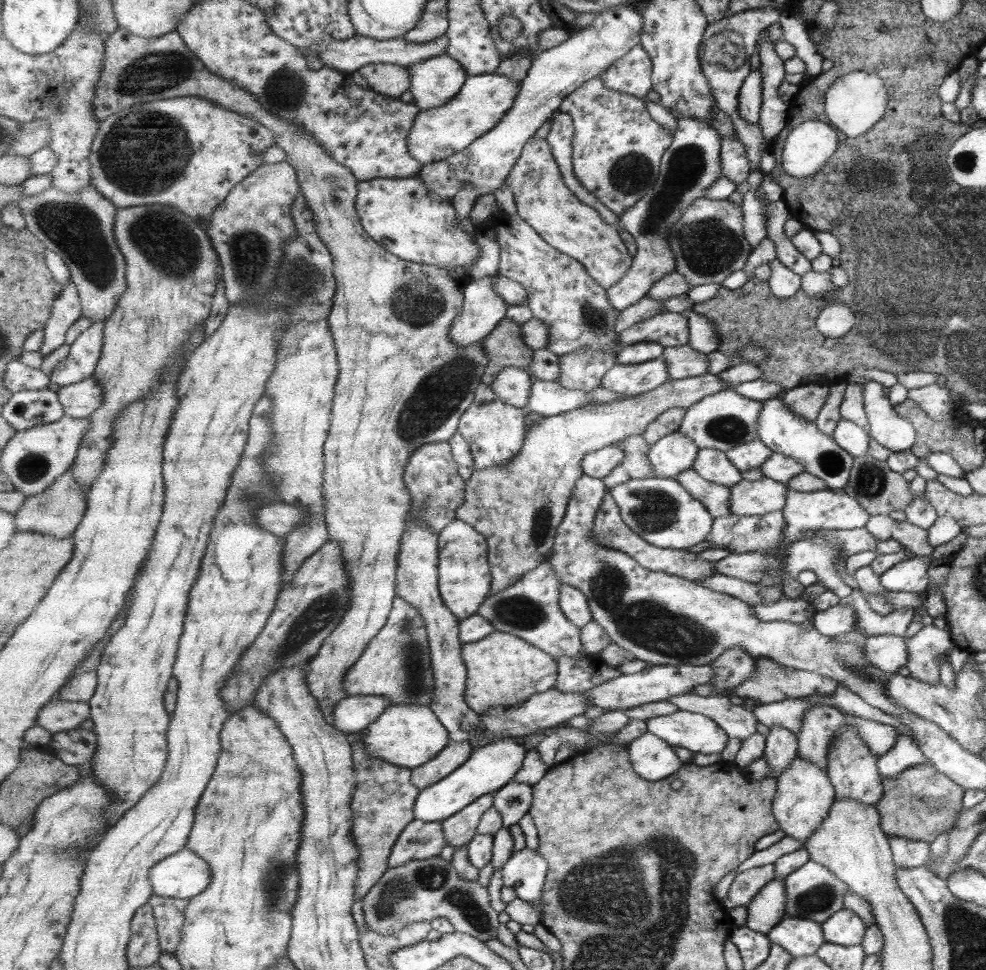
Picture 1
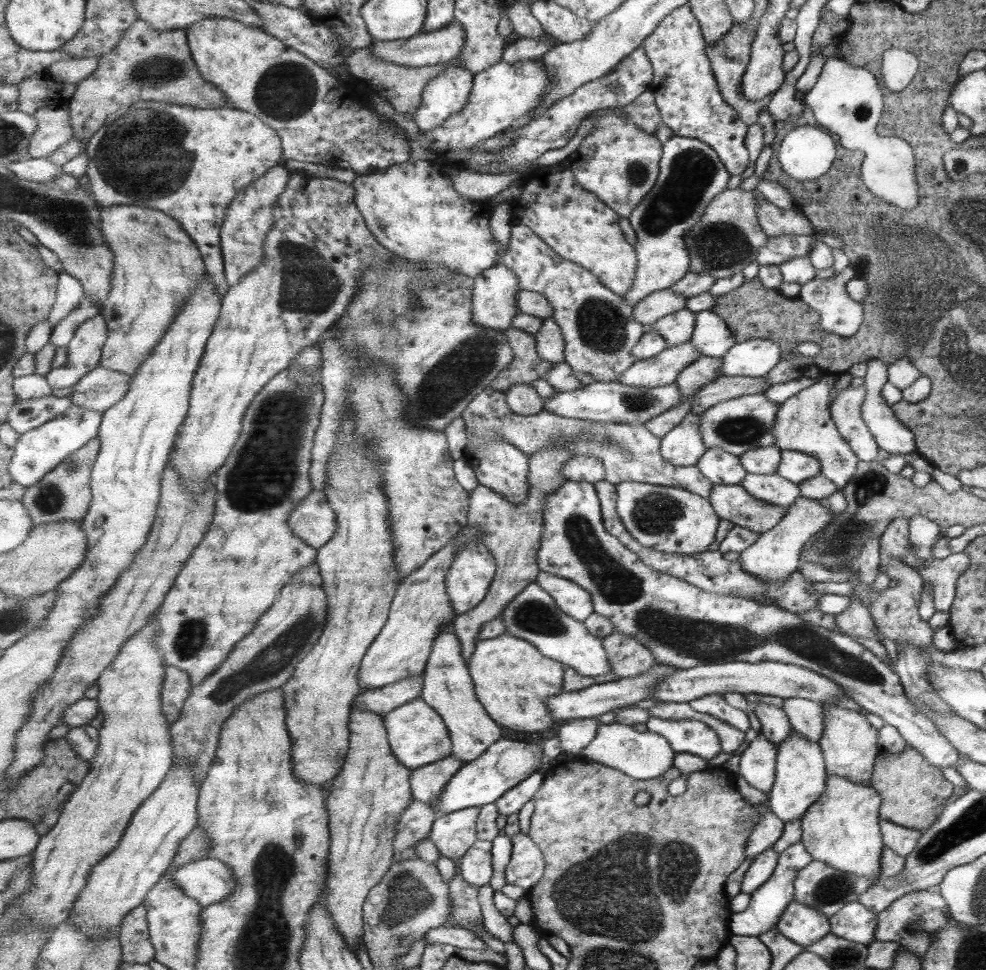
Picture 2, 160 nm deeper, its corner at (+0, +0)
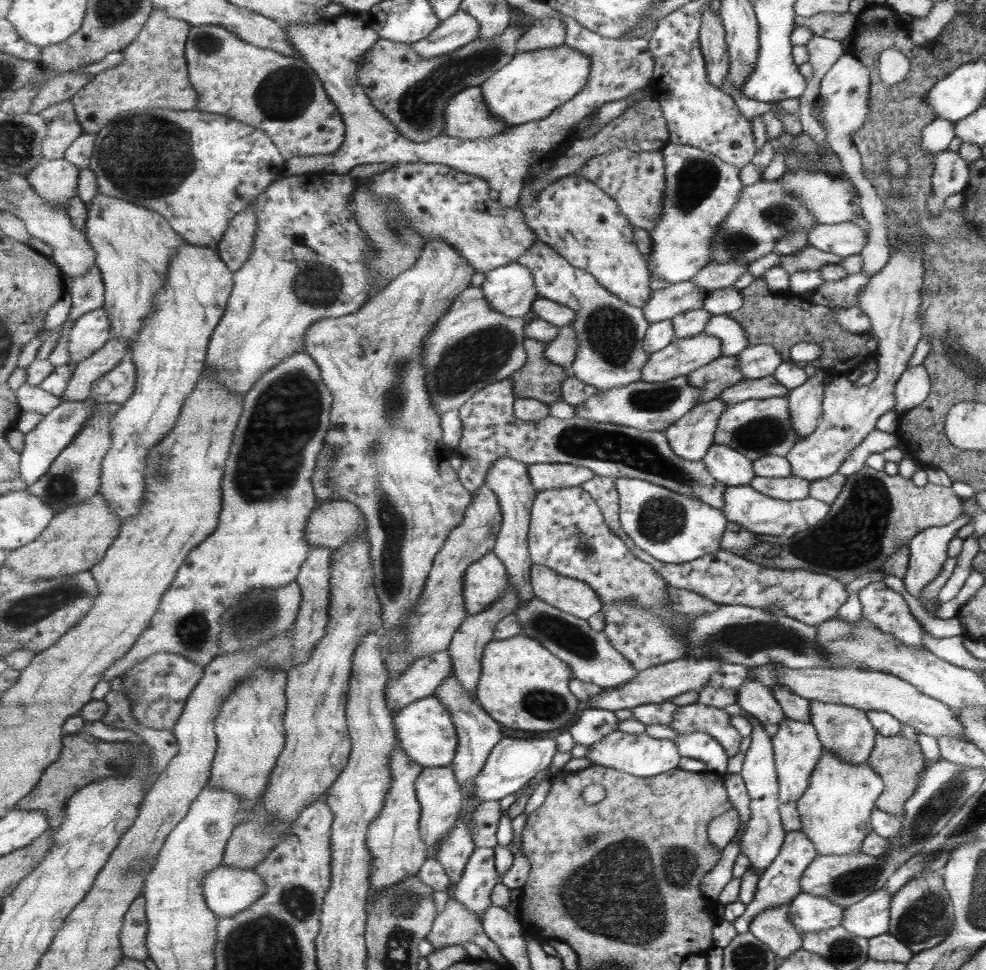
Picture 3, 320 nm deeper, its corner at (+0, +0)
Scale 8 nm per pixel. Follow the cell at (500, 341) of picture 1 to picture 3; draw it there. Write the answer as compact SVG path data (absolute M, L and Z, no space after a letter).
M527 337L525 339L525 347L528 354L526 363L523 368L511 376L514 380L514 392L518 398L536 398L542 400L548 405L556 400L562 400L562 386L570 376L570 370L565 367L553 364L546 355L547 344L540 340Z

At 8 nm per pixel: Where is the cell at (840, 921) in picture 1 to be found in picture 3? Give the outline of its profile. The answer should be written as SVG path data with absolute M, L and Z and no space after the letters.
M885 889L876 890L864 896L859 902L850 904L843 909L839 926L841 926L845 932L849 932L849 934L867 940L874 938L874 936L887 933L890 900L890 894Z

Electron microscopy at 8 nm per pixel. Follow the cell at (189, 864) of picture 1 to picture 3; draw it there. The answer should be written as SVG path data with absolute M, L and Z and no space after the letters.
M226 864L210 872L204 882L207 904L217 917L233 918L247 911L266 892L266 882L258 872Z

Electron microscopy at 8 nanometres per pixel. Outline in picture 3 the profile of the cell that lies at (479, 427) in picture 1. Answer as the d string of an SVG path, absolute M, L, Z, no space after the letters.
M503 458L491 465L487 473L487 484L497 494L499 506L503 512L502 531L499 533L494 553L503 561L507 568L510 584L518 590L520 605L530 602L536 591L532 587L531 572L534 562L530 553L529 533L532 521L532 508L538 493L529 475L529 466L513 458Z

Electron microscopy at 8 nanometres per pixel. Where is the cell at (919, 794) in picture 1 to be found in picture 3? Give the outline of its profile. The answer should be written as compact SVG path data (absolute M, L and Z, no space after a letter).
M876 733L871 752L866 763L882 780L883 790L875 799L874 806L890 815L902 816L903 803L910 798L915 790L918 776L924 769L927 760L923 757L917 742L906 739L903 735L883 736Z

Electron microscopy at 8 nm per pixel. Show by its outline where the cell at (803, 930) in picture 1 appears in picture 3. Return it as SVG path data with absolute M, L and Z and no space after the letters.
M800 892L788 903L787 920L800 934L813 934L838 926L843 909L823 897Z

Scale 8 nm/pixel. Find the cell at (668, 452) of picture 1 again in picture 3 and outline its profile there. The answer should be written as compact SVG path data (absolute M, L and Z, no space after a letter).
M721 399L699 403L665 432L670 448L683 460L703 461L715 444L719 419L728 405Z

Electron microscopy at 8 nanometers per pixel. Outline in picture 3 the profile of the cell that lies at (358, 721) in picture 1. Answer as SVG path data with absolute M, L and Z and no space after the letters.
M448 650L416 660L401 676L389 679L386 687L387 706L395 712L433 696L452 672L454 664Z

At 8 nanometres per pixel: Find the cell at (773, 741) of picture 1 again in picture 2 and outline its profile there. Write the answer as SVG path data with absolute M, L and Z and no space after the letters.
M766 703L749 704L760 723L760 733L777 748L779 743L786 740L790 734L789 718L782 712L781 708Z

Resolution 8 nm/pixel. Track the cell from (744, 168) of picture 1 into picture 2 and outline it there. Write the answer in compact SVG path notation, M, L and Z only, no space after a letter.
M689 4L671 12L671 15L665 17L657 30L642 44L654 65L654 82L651 90L656 94L656 103L662 119L676 132L676 136L690 136L710 144L711 148L718 152L720 159L732 176L742 175L750 166L749 150L745 146L745 136L747 136L749 125L745 124L738 112L735 112L723 99L710 57L706 51L707 46L707 40L703 37L702 25Z

